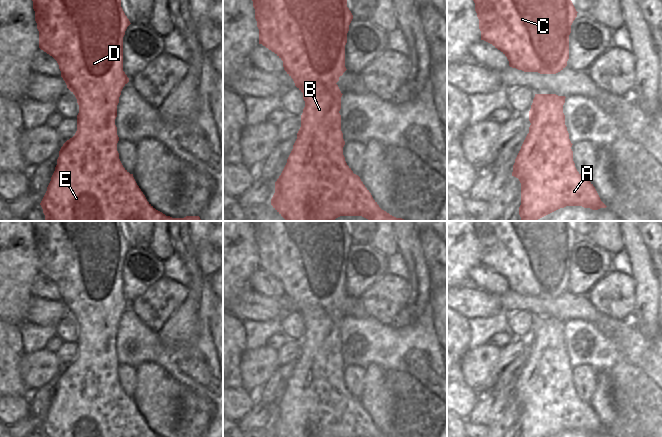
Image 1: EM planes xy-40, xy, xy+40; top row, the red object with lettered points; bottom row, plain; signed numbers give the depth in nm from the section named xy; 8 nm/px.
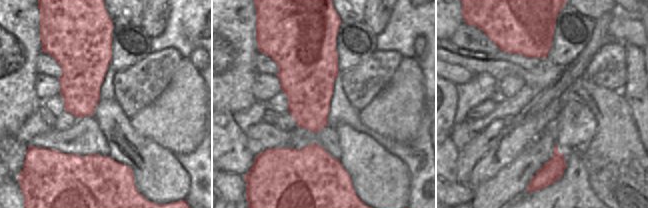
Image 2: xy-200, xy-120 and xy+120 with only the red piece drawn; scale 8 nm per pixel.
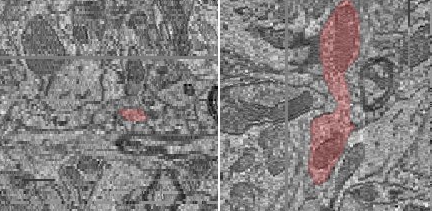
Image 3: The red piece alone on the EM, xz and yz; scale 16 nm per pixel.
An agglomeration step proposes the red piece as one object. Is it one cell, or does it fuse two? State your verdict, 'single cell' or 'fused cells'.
single cell

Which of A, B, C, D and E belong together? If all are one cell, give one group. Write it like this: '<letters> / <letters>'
A B C D E

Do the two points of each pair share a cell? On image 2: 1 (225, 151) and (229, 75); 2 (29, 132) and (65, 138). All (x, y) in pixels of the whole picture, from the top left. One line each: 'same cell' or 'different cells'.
1: different cells
2: different cells

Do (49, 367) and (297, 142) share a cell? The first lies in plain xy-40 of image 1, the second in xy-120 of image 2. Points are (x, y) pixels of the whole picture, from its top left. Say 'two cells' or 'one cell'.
one cell

